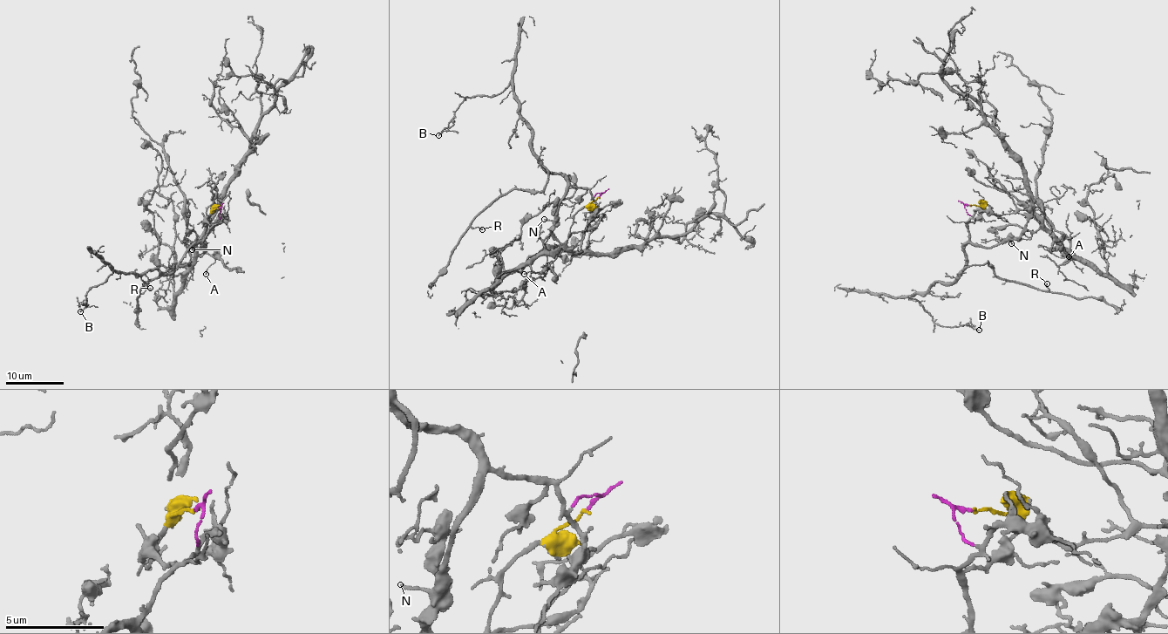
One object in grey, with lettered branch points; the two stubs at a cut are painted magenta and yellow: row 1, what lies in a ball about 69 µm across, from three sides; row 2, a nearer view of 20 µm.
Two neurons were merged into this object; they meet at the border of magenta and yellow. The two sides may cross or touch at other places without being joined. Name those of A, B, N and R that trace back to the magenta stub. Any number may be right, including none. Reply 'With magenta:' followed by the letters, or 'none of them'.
With magenta: B, N, R

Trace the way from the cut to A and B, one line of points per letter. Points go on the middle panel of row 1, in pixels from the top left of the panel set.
A: (599, 197), (573, 214), (570, 235), (564, 246), (546, 252), (533, 261), (530, 267), (540, 275), (524, 273)
B: (599, 197), (600, 192), (593, 197), (544, 168), (510, 83), (496, 95), (467, 96), (453, 124), (438, 136)

